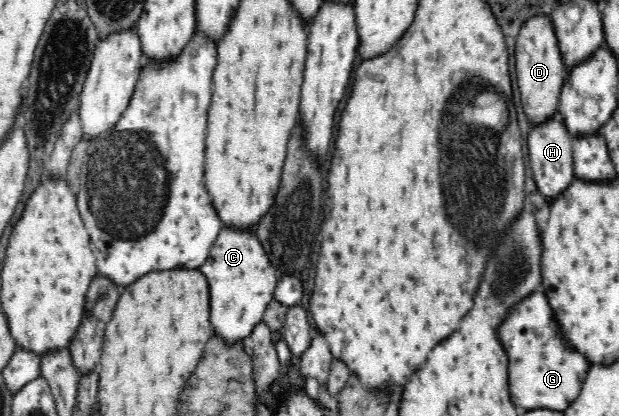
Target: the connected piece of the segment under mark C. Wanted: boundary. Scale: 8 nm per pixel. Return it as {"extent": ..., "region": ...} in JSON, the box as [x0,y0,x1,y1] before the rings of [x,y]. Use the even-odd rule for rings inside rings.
{"extent":[200,230,278,349],"region":[[[221,230],[200,273],[208,289],[212,337],[222,343],[224,349],[241,349],[243,341],[249,339],[263,321],[278,286],[274,267],[267,261],[256,234]]]}

